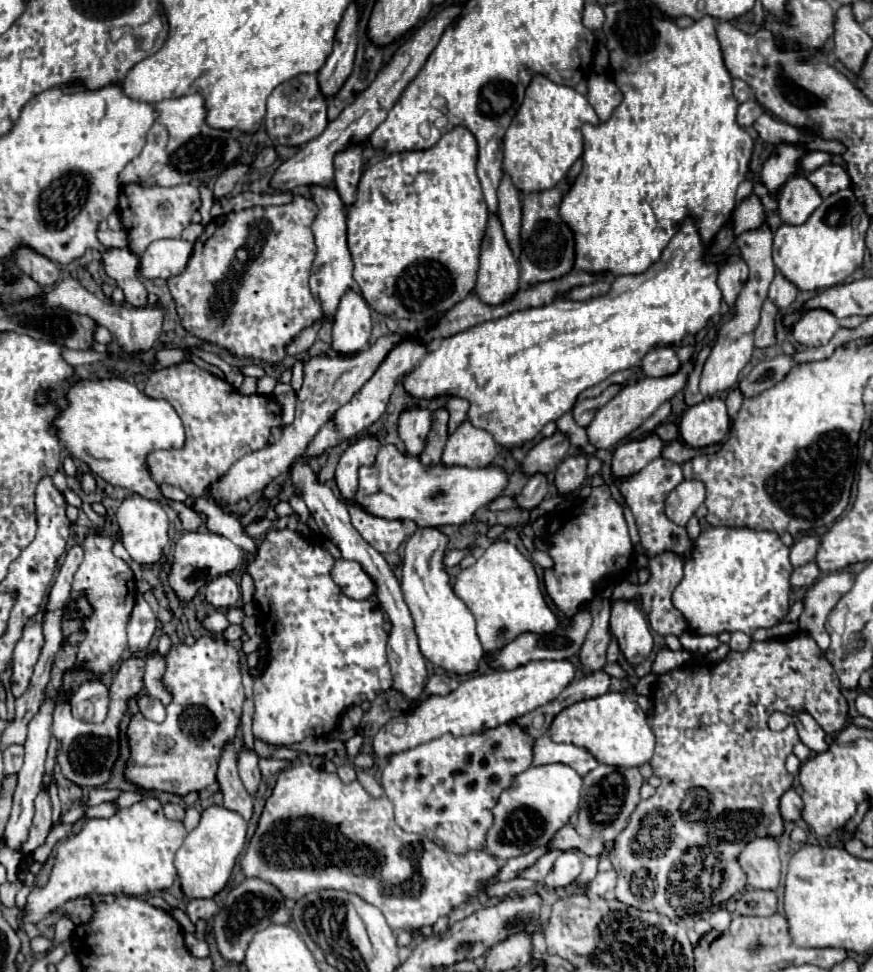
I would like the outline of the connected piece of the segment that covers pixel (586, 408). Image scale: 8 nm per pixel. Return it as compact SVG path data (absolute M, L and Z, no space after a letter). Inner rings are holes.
M609 385L601 395L591 397L591 399L585 399L585 401L581 401L579 405L575 405L573 417L575 417L577 425L587 427L587 425L593 421L595 413L597 413L607 401L611 401L611 399L621 391L621 387L623 387L623 385Z

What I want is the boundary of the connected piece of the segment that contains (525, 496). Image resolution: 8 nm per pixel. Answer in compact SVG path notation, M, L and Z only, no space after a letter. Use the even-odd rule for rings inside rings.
M535 473L535 475L529 477L529 481L527 481L527 485L523 487L523 491L517 495L517 503L519 503L519 507L523 507L523 509L533 509L533 507L537 507L537 505L545 499L547 491L549 491L547 475Z

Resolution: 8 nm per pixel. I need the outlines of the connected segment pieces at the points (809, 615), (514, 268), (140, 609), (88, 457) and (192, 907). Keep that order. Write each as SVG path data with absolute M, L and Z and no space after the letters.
M845 571L829 573L821 577L815 585L805 591L803 613L799 617L799 629L813 637L821 651L829 647L829 633L825 629L827 615L837 605L837 601L851 589L851 575Z
M489 215L487 233L485 233L485 239L481 245L481 267L479 267L479 275L477 275L475 293L477 293L477 297L481 297L481 301L485 301L487 305L493 307L493 305L511 301L517 291L519 291L519 265L513 257L513 251L509 249L507 241L505 241L497 215Z
M137 595L135 607L131 611L129 623L127 623L127 635L129 635L129 649L131 653L139 653L147 649L153 633L157 627L157 619L149 603L143 599L143 595Z
M123 379L79 381L71 387L69 405L53 421L59 439L73 453L85 461L91 473L103 477L111 485L125 487L143 497L161 501L177 511L185 531L197 531L203 523L201 515L181 501L163 497L161 487L151 479L147 455L155 449L181 449L185 445L185 431L179 415L165 399L153 399L141 393L133 383Z
M191 899L187 905L187 915L195 923L197 919L209 921L217 913L217 903L213 899Z

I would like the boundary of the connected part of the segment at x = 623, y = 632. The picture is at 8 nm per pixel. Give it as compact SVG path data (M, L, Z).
M615 599L611 603L611 631L617 637L625 659L633 667L649 657L653 649L653 637L645 615L633 601Z

